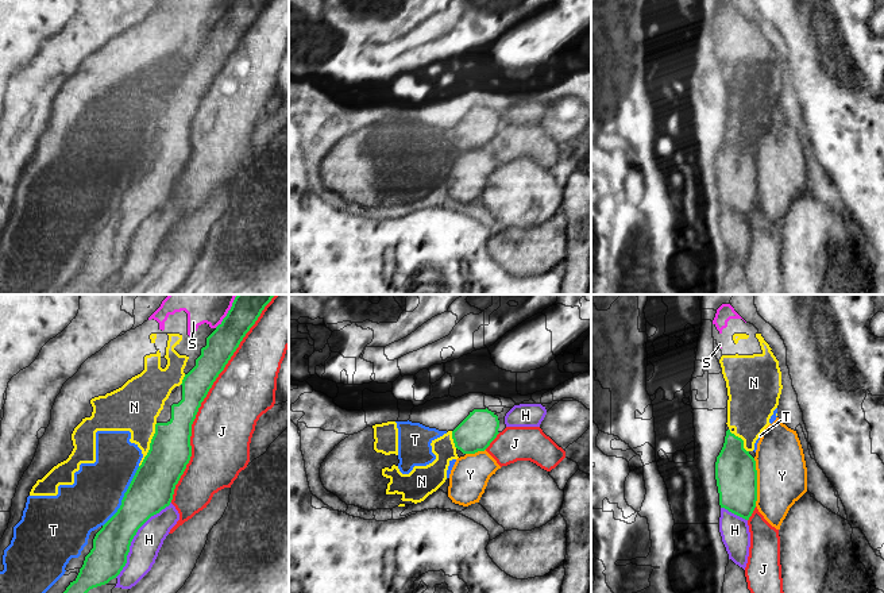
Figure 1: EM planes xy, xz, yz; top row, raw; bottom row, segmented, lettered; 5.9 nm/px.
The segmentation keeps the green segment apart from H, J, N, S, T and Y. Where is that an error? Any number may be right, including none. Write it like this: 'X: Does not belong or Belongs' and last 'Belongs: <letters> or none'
H: Does not belong
J: Does not belong
N: Does not belong
S: Does not belong
T: Does not belong
Y: Does not belong
Belongs: none

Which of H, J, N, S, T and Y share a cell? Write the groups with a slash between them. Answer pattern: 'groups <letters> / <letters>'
groups H / J / N S T / Y

